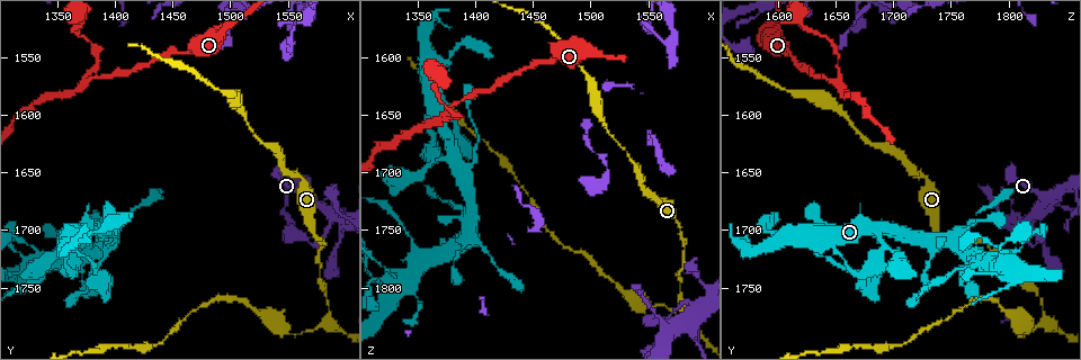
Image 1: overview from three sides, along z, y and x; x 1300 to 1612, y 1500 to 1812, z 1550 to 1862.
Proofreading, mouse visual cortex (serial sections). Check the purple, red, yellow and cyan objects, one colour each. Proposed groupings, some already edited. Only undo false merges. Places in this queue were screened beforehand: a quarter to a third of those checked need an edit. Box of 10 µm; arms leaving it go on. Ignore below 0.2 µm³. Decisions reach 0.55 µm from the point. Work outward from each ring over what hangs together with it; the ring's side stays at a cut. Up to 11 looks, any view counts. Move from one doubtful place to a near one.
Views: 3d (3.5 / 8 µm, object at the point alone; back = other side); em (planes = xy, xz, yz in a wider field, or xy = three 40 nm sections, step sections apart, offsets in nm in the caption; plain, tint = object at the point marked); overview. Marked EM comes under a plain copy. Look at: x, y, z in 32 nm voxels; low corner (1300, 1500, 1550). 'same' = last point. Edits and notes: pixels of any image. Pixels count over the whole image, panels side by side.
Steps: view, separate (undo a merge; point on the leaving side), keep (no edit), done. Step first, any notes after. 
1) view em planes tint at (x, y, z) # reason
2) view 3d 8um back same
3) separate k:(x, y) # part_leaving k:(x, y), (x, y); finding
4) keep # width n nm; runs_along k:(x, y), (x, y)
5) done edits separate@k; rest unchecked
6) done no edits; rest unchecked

view 3d 3.5um at (1566, 1672, 1834) # three-way junction

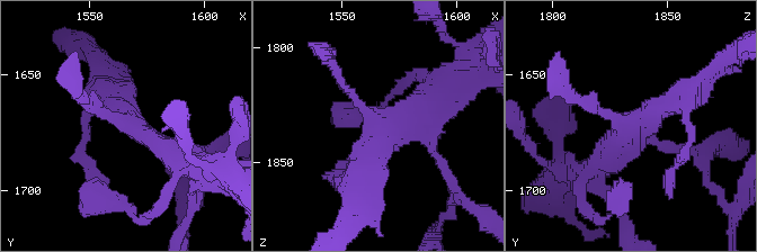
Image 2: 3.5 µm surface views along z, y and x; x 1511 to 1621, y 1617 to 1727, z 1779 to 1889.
view em planes tint at (1566, 1670, 1835)

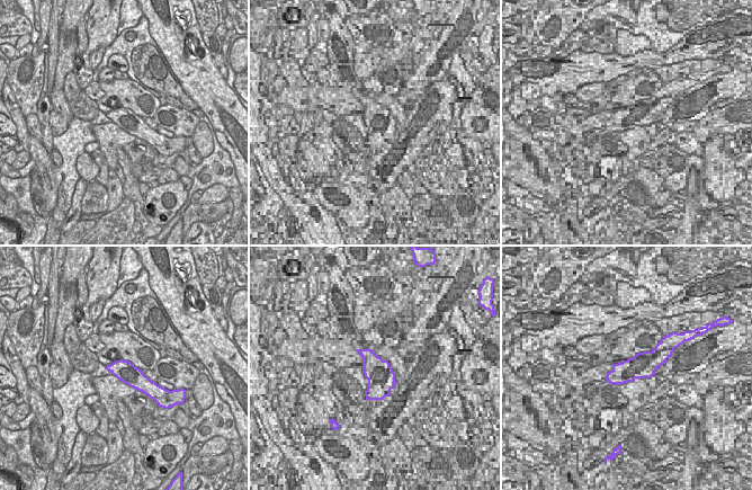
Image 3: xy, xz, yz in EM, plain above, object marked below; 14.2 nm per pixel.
keep # runs_along 2:(579, 100), (623, 122), (686, 108); one cell here

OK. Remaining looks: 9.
view 3d 3.5um at (1584, 1778, 1834) # arms part here

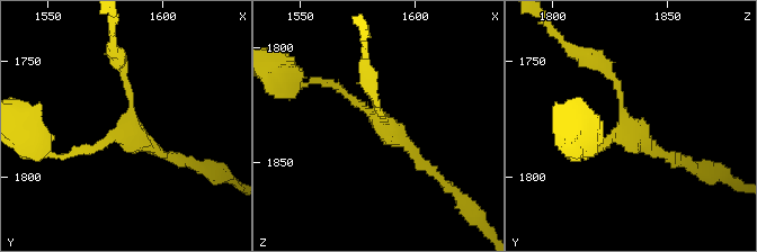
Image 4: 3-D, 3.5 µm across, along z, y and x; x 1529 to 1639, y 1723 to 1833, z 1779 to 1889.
view em planes tint at (1584, 1779, 1833) # arms 3; arm_widths 100, 150, 150 nm; now the EM

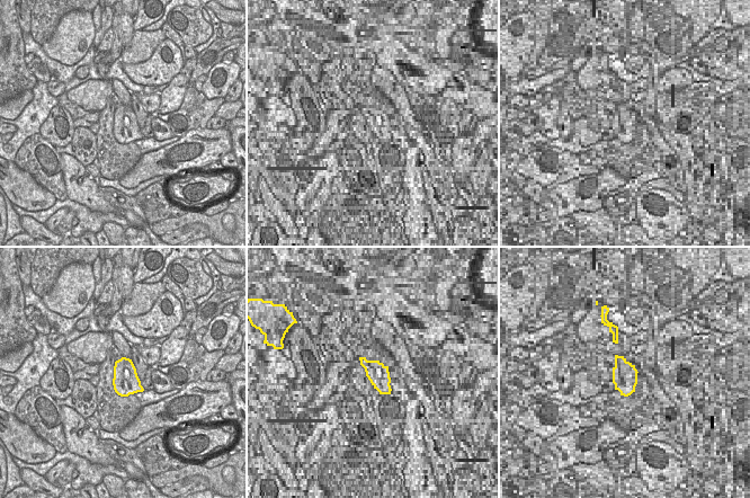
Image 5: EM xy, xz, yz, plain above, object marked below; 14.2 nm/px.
keep # width 360 nm; runs_along 4:(603, 61), (620, 91), (625, 129), (585, 154); continuous, no second cell

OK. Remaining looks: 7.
view 3d 3.5um back at (1322, 1724, 1794) # thin neck

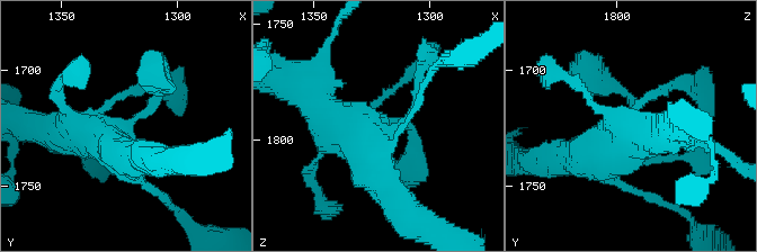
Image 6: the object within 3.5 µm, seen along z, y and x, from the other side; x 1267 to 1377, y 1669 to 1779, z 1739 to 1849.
view em xy step 1 tint at (1322, 1726, 1794)

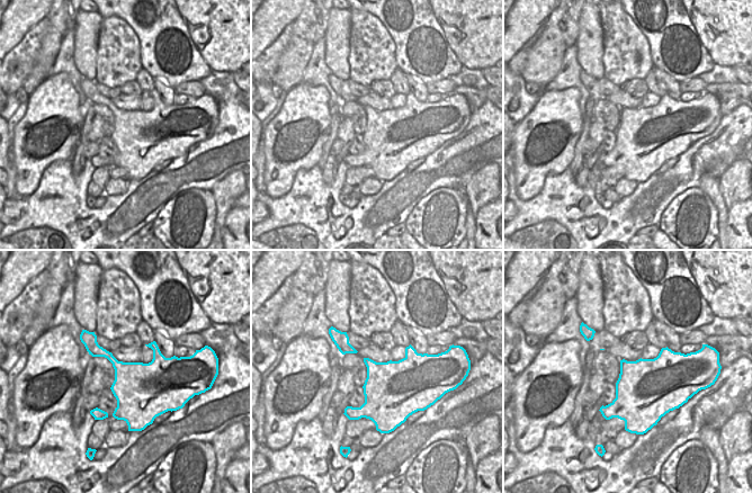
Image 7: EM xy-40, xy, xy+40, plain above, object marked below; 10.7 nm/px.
keep # runs_along 6:(299, 92), (368, 138), (389, 192); continuous, no second cell

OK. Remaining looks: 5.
view 3d 3.5um at (1374, 1572, 1648) # a fork

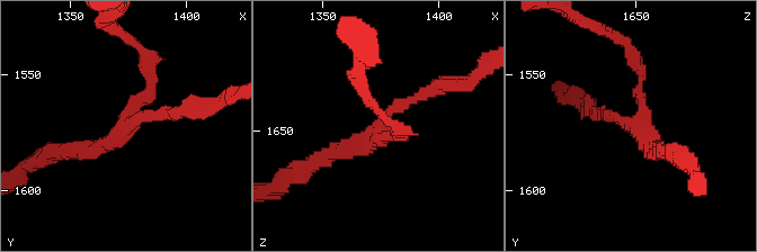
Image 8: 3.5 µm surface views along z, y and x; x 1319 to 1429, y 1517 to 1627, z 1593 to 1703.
view em xy step 1 tint at (1375, 1571, 1649) # arms 3; arm_widths 150, 150, 200 nm

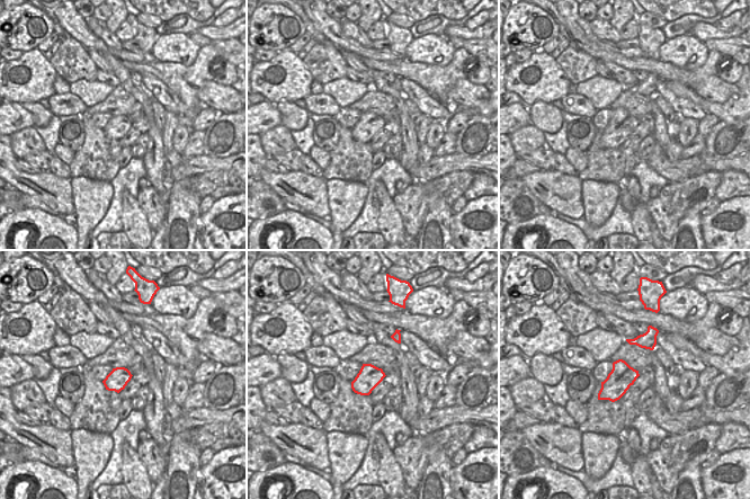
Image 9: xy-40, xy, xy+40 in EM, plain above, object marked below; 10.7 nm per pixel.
keep # all the same cell

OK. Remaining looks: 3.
done no edits; rest unchecked

